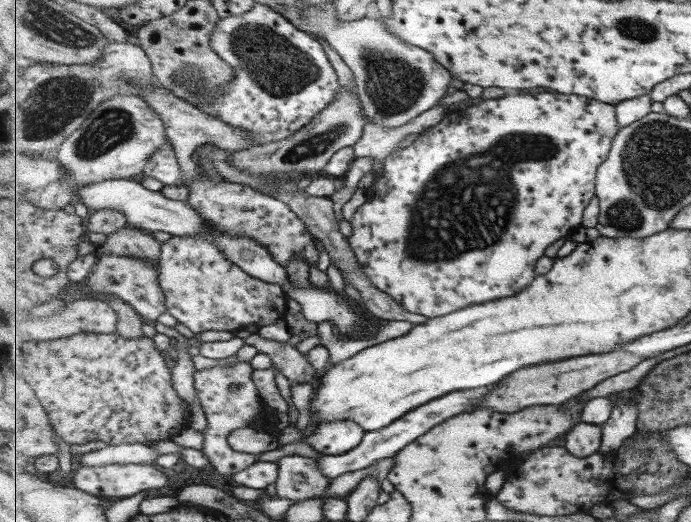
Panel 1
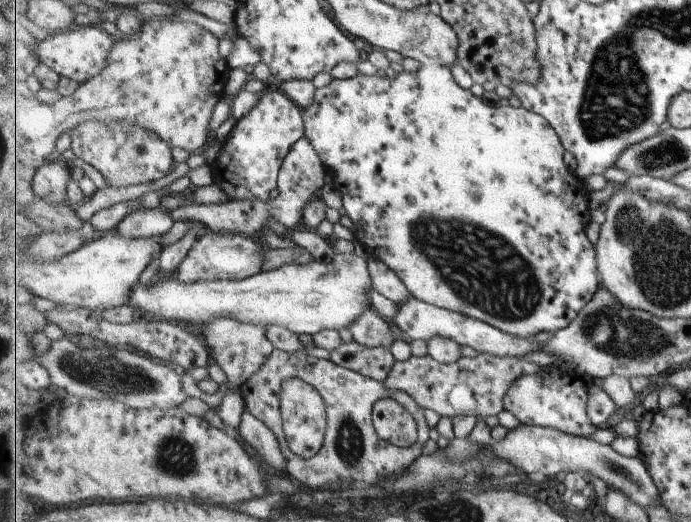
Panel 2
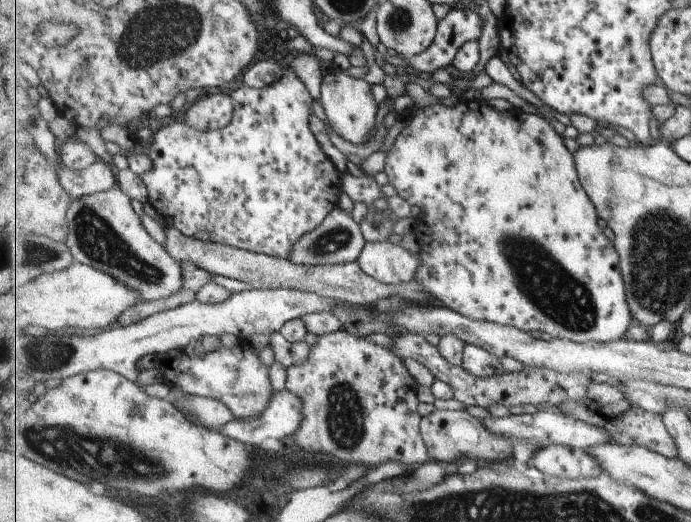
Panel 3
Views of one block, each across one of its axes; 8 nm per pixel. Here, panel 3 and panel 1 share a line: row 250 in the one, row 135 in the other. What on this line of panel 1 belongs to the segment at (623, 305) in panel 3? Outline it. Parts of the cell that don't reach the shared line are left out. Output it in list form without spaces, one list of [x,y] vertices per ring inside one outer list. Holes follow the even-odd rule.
[[[541,90],[541,92],[543,92],[543,94],[517,94],[517,96],[513,96],[513,94],[505,94],[503,97],[485,99],[478,105],[472,105],[465,110],[455,110],[452,108],[437,126],[432,126],[429,130],[423,132],[421,136],[418,136],[407,148],[395,151],[389,158],[387,158],[384,163],[384,169],[381,175],[377,177],[374,185],[372,187],[365,186],[367,201],[357,209],[351,220],[351,226],[353,228],[352,235],[349,237],[351,246],[361,263],[362,269],[371,279],[371,282],[373,282],[377,288],[383,290],[383,292],[390,294],[397,302],[399,302],[399,304],[402,304],[407,310],[409,310],[409,312],[423,314],[423,316],[432,319],[452,314],[462,308],[475,304],[487,303],[492,300],[516,295],[518,292],[523,291],[524,288],[527,288],[536,279],[536,276],[538,275],[536,273],[536,264],[541,257],[546,255],[548,248],[558,240],[569,238],[576,229],[581,228],[583,212],[585,212],[587,204],[591,202],[591,198],[595,198],[595,178],[597,178],[597,173],[600,170],[600,166],[609,158],[614,140],[616,140],[616,136],[621,129],[620,122],[617,120],[617,105],[590,99],[587,96],[579,96],[575,94],[567,95],[551,90]]]

